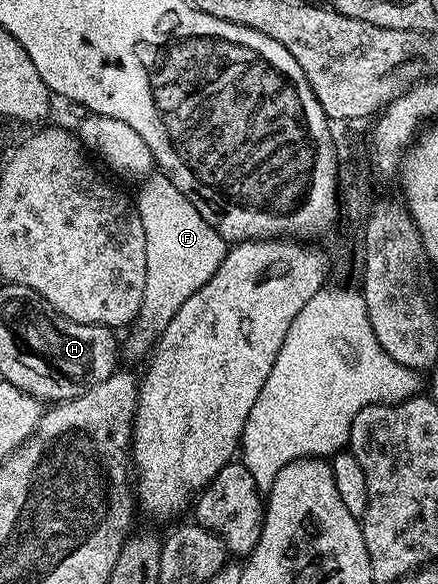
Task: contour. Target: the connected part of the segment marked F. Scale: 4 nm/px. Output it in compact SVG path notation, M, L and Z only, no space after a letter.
M154 172L140 186L137 198L135 194L135 205L137 215L143 220L147 240L147 280L136 323L128 331L130 334L123 338L123 354L129 358L148 355L152 351L167 324L171 324L171 316L183 308L183 300L199 292L199 288L215 276L227 249L225 239L211 228L211 224L207 224L207 220L203 220L203 216L199 216L199 212L195 212L191 200L171 184L166 174Z

